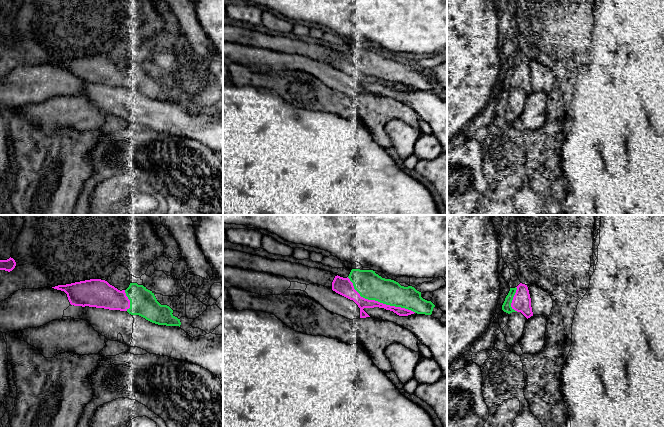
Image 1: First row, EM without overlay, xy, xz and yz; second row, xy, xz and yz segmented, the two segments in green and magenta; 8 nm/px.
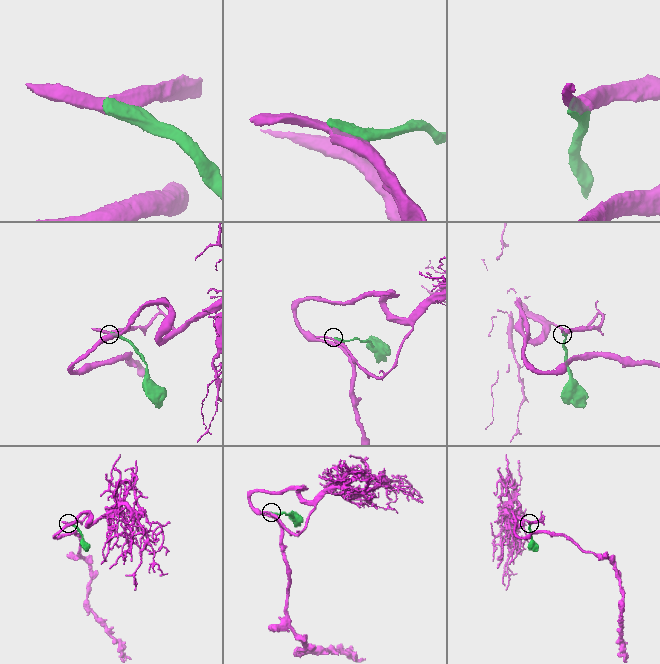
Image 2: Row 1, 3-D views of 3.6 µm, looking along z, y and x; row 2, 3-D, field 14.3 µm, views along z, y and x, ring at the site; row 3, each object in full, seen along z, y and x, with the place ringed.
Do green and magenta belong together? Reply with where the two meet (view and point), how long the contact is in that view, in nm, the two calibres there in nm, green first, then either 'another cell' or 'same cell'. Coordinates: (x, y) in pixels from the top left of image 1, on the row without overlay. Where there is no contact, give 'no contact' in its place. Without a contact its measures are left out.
contact xz (379, 77); length 600 nm; calibres 220 and 90 nm; same cell

